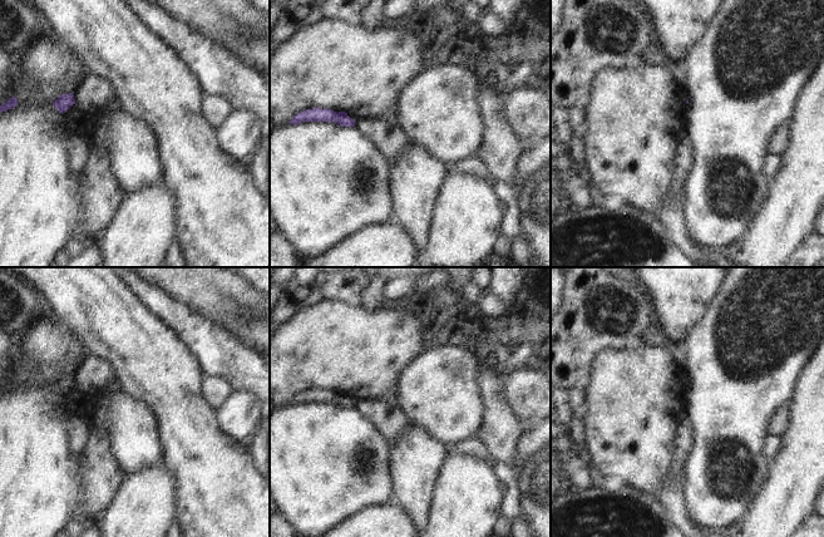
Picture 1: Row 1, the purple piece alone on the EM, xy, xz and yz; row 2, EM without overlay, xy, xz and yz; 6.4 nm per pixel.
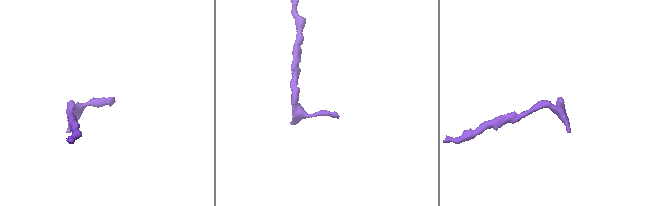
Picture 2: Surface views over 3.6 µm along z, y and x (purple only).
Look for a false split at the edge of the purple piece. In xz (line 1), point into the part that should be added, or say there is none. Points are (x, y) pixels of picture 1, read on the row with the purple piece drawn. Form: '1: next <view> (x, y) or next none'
1: next none

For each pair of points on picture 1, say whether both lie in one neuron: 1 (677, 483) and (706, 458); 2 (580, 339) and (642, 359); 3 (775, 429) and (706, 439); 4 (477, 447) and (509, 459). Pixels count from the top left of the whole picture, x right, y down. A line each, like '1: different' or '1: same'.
1: different
2: different
3: different
4: different

